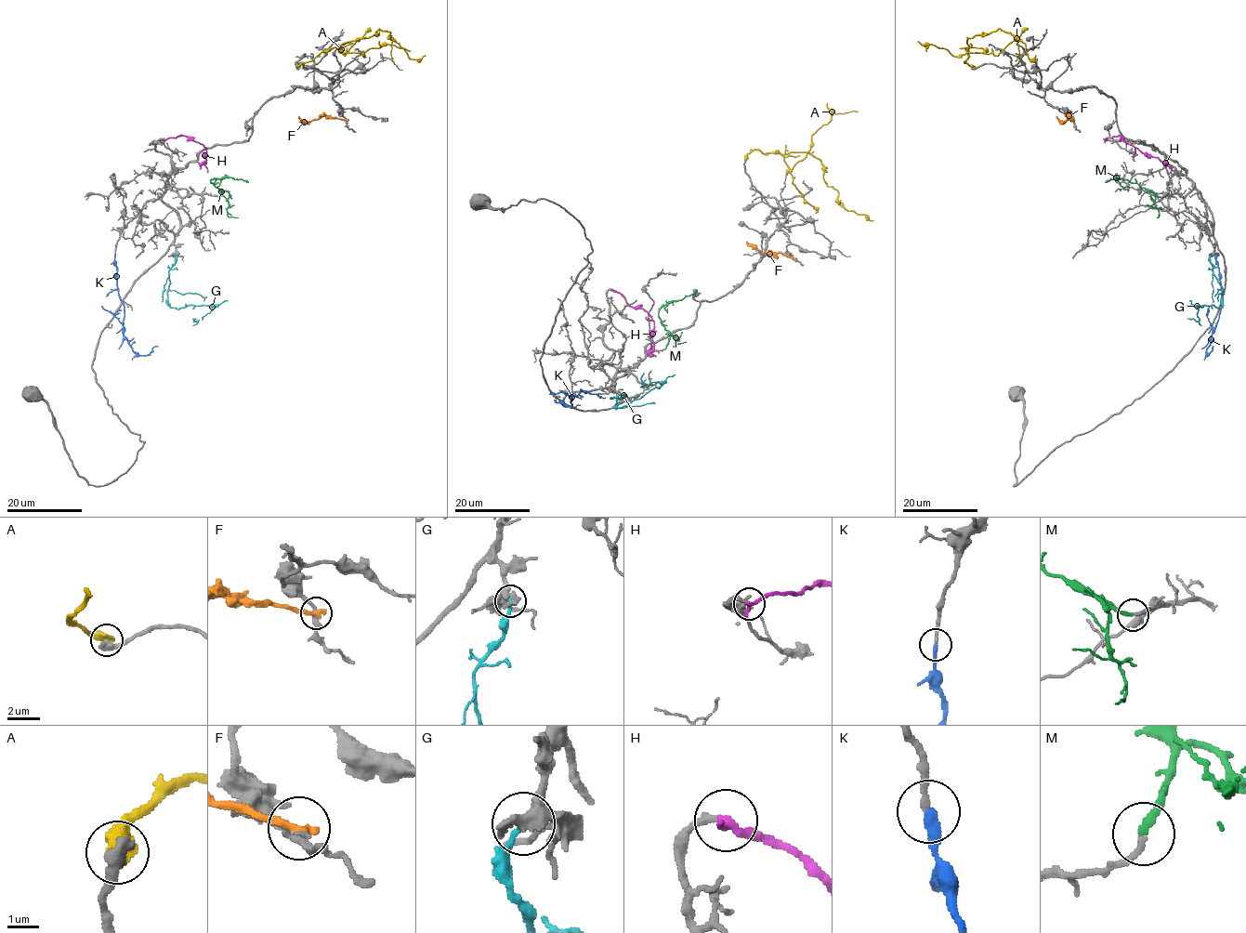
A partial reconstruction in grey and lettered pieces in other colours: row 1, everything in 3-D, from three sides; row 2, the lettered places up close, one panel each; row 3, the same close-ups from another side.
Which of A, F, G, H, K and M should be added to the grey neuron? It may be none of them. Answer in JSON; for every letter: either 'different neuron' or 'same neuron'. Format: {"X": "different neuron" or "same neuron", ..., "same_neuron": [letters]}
{"A": "different neuron", "F": "different neuron", "G": "same neuron", "H": "different neuron", "K": "same neuron", "M": "same neuron", "same_neuron": ["G", "K", "M"]}

